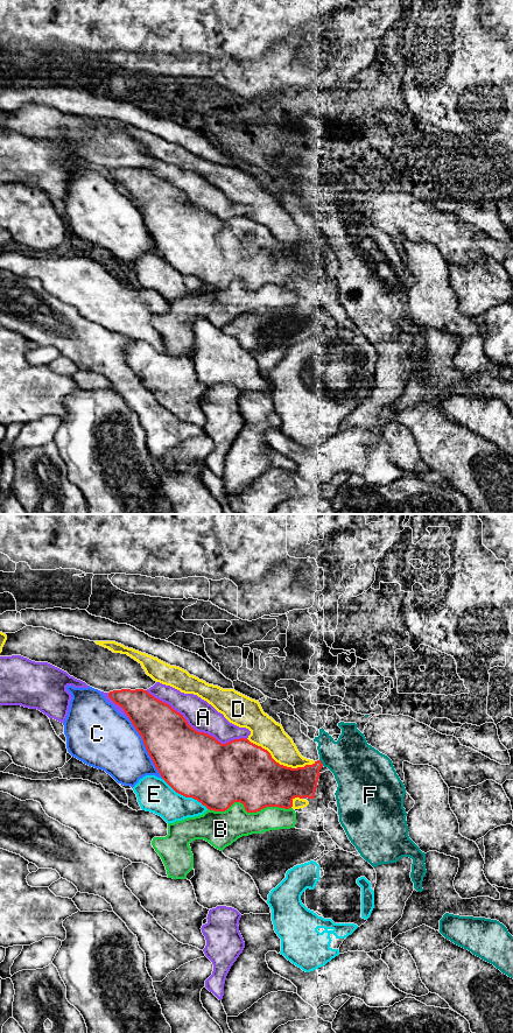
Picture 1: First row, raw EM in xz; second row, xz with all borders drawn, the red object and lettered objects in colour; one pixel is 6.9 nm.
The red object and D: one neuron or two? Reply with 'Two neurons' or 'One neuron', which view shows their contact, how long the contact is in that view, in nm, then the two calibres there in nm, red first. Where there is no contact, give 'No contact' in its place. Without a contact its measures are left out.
Two neurons. Touches red in xz. Shared border 500 nm. Thickness 420 nm (red) against 200 nm

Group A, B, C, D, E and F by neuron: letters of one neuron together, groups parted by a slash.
A / B / C / D / E / F

